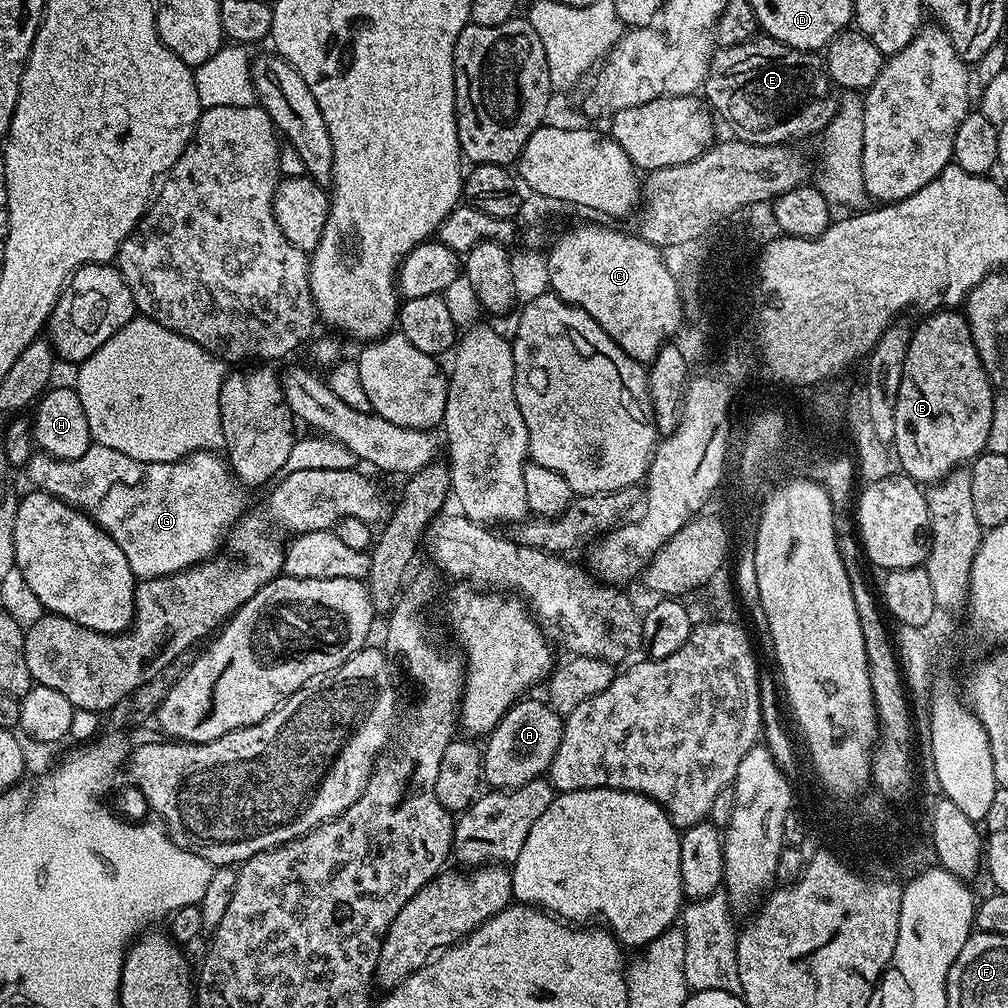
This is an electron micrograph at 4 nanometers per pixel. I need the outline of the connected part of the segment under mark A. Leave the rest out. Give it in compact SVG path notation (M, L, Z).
M527 699L515 701L487 733L488 745L482 748L482 780L489 789L517 788L543 777L562 742L564 720L561 716L549 708L543 699Z

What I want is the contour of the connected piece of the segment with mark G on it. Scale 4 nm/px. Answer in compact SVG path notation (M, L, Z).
M96 444L88 448L82 458L59 460L47 454L33 454L26 465L29 485L41 492L65 500L72 508L84 512L126 554L130 570L140 580L155 576L173 576L194 564L202 564L217 551L216 539L231 529L245 515L244 492L227 463L209 452L195 452L174 462L142 462L110 450L110 446Z

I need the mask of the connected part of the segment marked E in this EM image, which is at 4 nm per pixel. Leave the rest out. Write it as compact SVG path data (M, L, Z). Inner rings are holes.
M767 34L757 35L745 44L713 51L708 66L708 77L702 85L703 99L717 117L725 116L734 127L741 128L744 131L741 133L753 144L777 146L785 145L788 136L796 136L799 132L808 136L811 132L819 133L827 128L838 107L834 96L832 100L832 91L834 85L829 80L827 67L819 55L799 52L797 48L773 40Z

